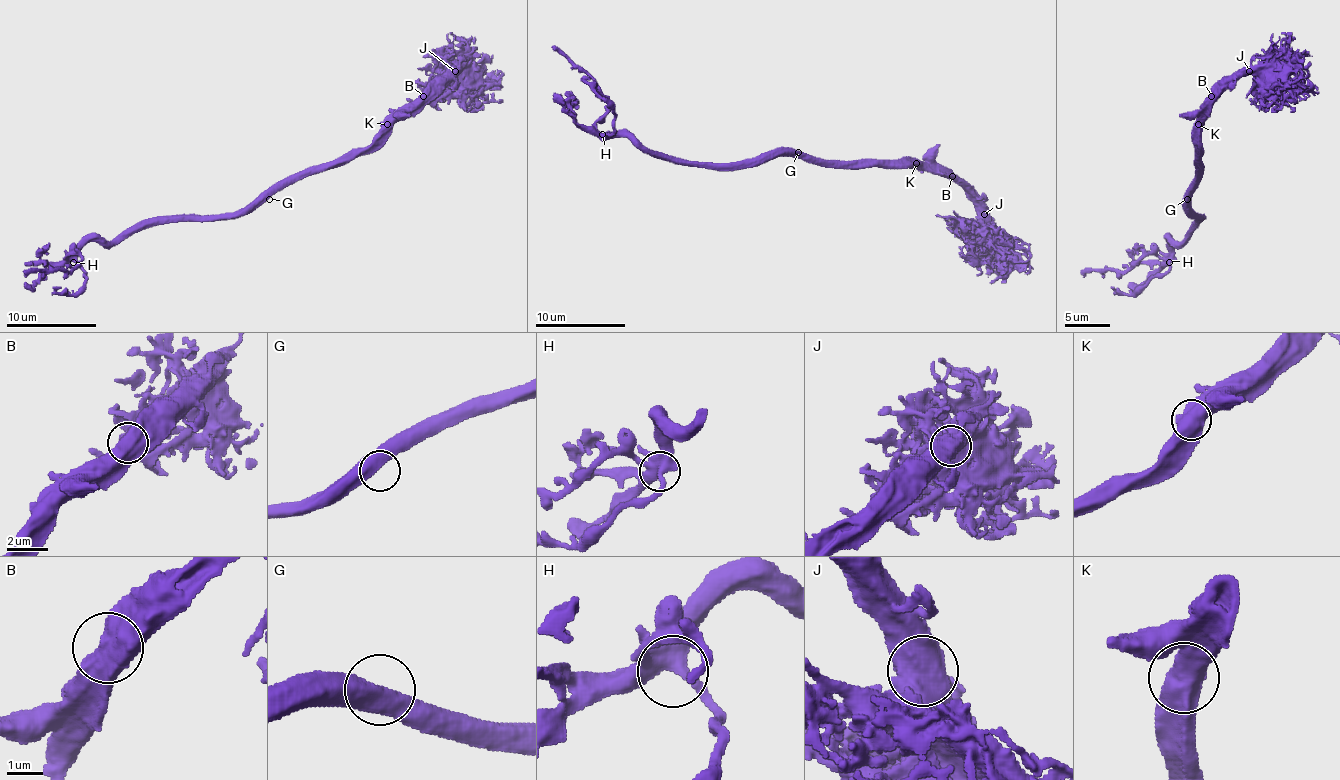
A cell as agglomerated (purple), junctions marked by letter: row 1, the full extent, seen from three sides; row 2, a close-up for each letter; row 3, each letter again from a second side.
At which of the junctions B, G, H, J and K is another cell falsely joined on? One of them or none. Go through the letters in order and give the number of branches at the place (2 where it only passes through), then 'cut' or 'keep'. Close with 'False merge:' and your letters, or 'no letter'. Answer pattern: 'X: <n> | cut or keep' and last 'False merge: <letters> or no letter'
B: 2 | keep
G: 2 | keep
H: 3 | keep
J: 2 | keep
K: 2 | keep
False merge: no letter

